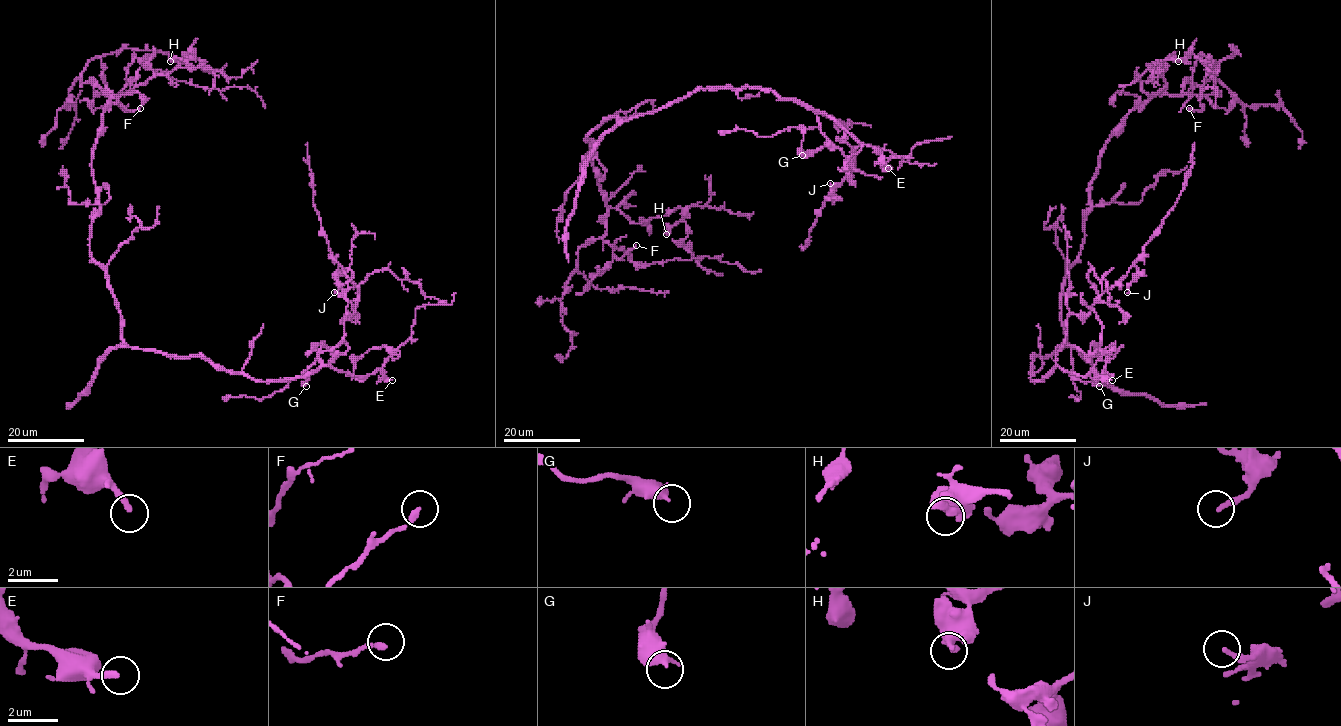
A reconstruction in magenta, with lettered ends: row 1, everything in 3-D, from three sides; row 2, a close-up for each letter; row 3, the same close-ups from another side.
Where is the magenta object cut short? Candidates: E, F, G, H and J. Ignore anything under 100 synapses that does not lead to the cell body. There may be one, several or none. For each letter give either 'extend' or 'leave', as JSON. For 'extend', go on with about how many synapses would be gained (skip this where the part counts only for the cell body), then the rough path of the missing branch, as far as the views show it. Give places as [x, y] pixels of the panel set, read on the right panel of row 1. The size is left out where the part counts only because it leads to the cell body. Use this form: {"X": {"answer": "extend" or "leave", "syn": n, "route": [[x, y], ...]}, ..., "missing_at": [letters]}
{"E": {"answer": "extend", "syn": 120, "route": [[1112, 380], [1168, 384], [1090, 360], [1063, 362], [1042, 379], [1021, 316], [1026, 302]]}, "F": {"answer": "leave"}, "G": {"answer": "leave"}, "H": {"answer": "leave"}, "J": {"answer": "leave"}, "missing_at": ["E"]}

